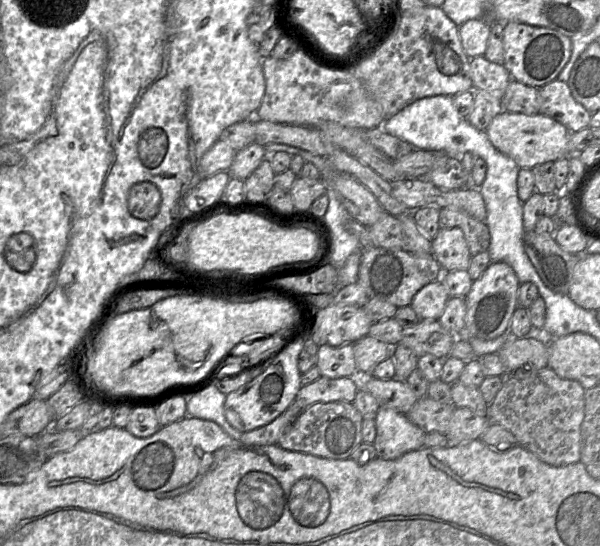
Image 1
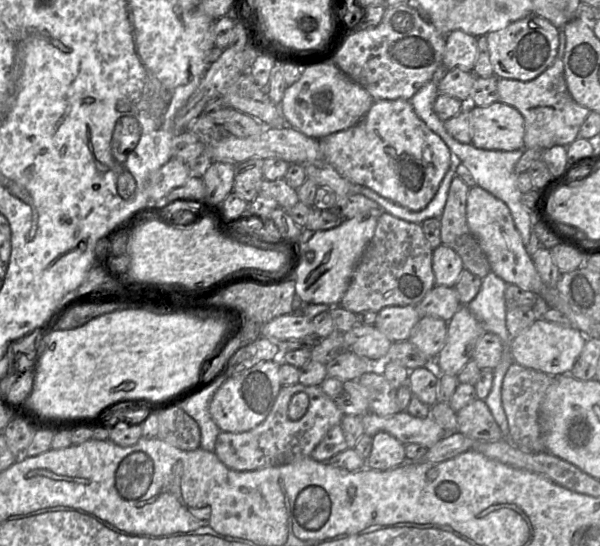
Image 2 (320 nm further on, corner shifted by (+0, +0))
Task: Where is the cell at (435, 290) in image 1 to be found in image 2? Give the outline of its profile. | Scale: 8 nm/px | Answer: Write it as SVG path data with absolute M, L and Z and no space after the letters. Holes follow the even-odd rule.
M388 306L377 313L374 326L378 328L391 343L408 341L412 328L420 318L416 306Z

